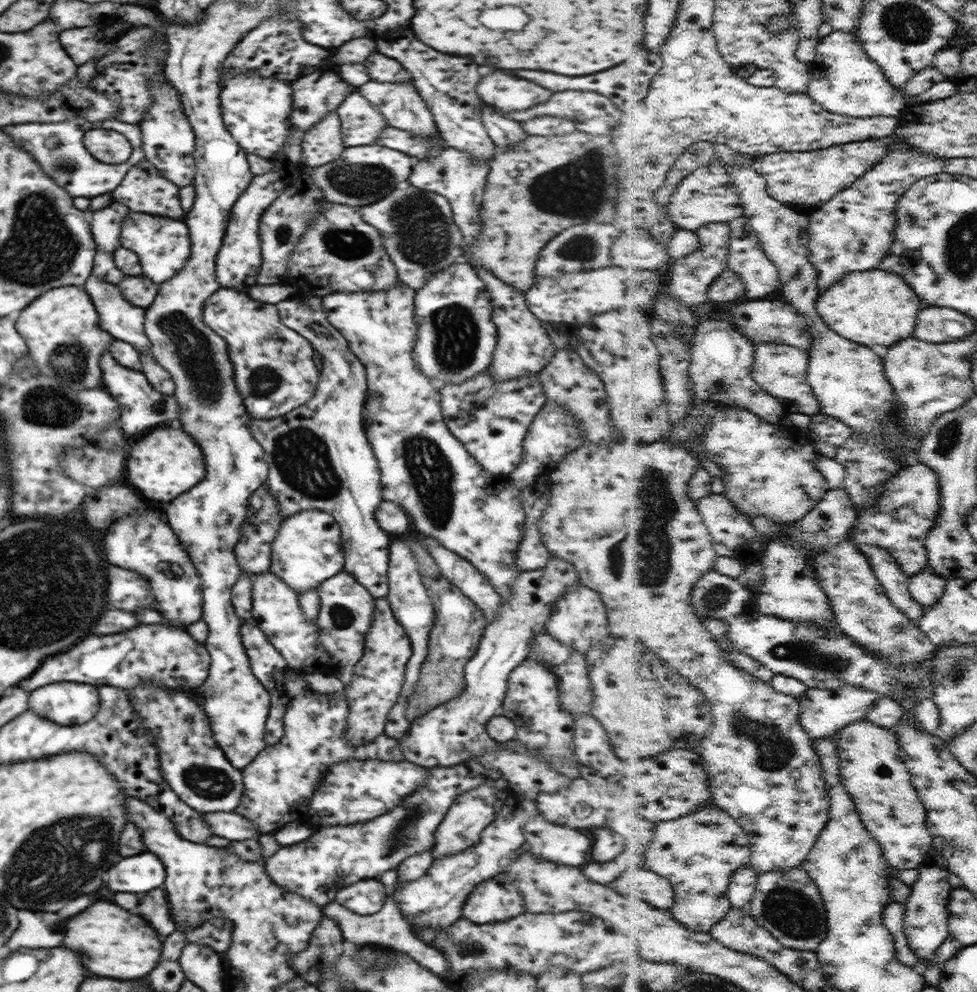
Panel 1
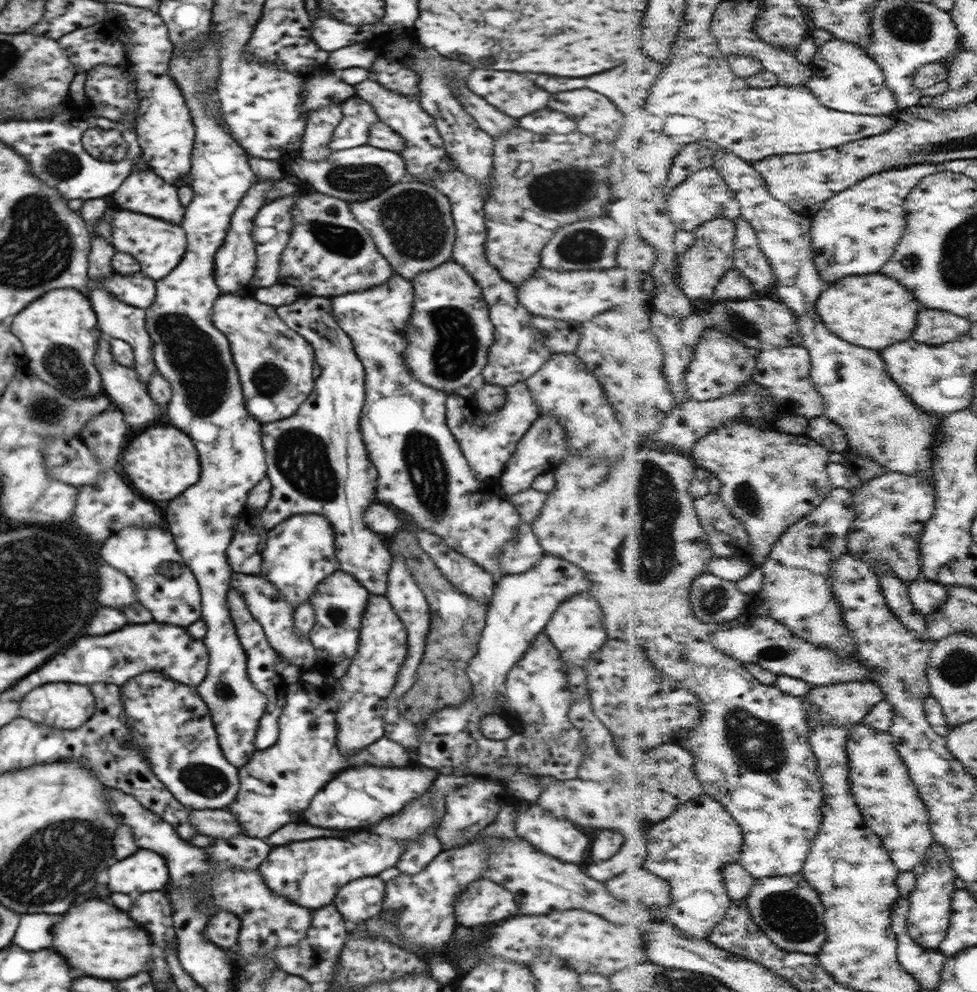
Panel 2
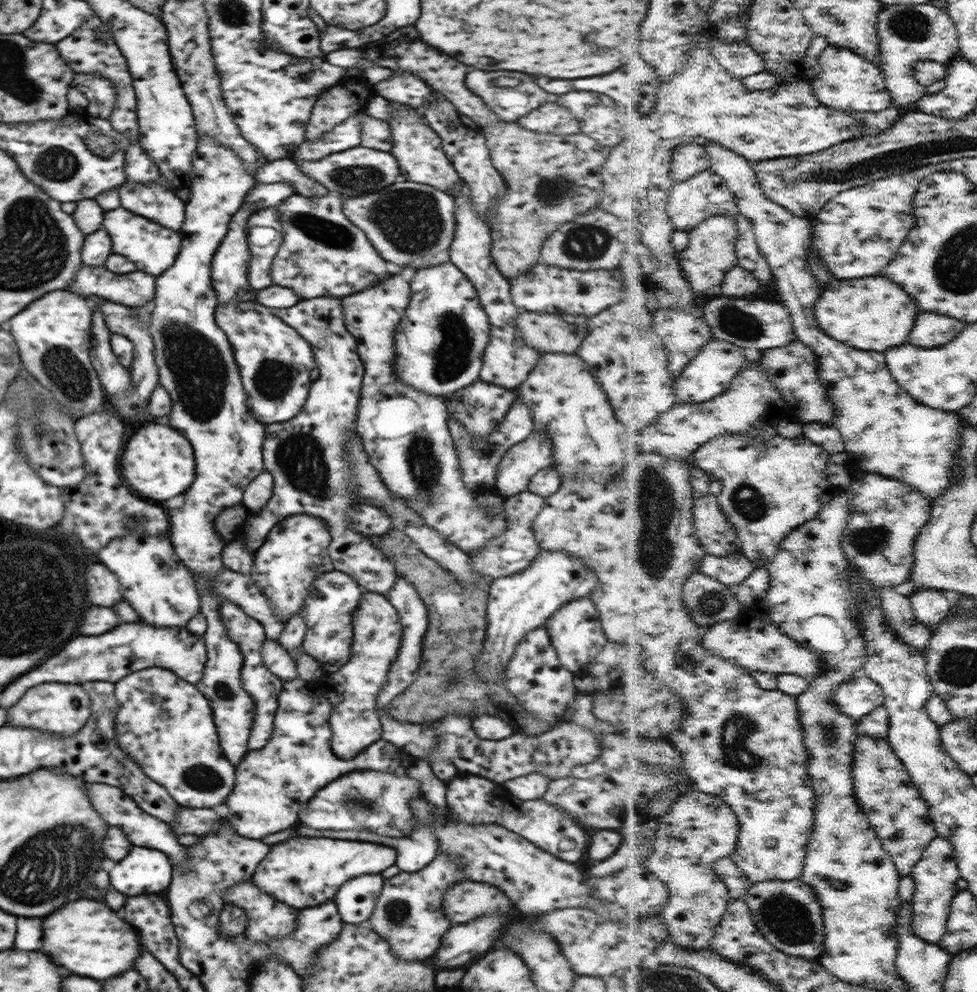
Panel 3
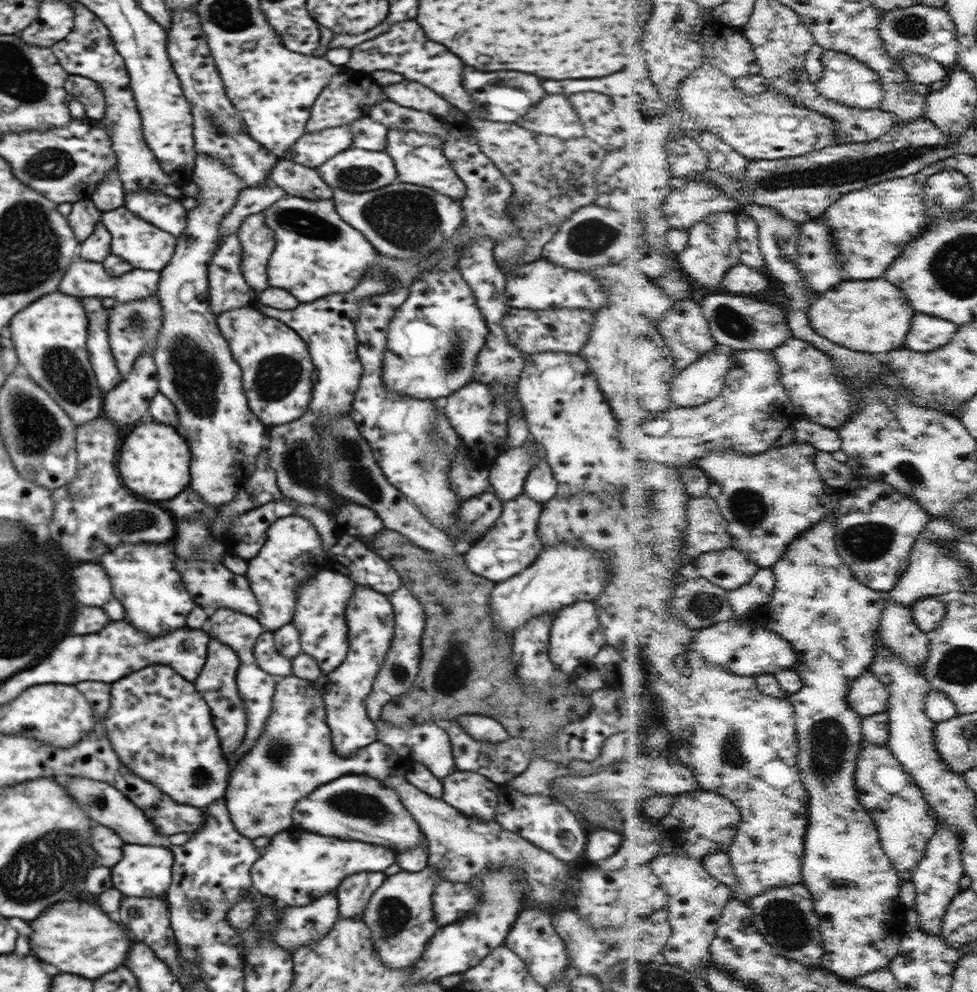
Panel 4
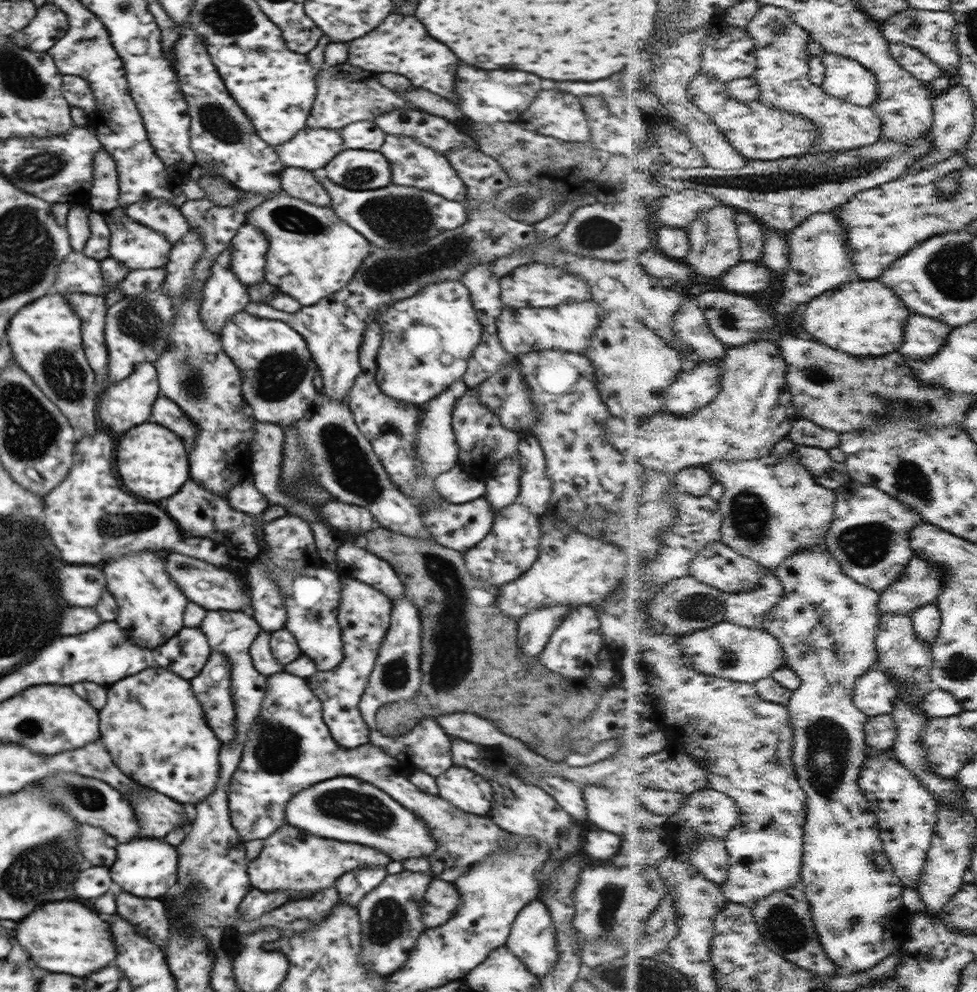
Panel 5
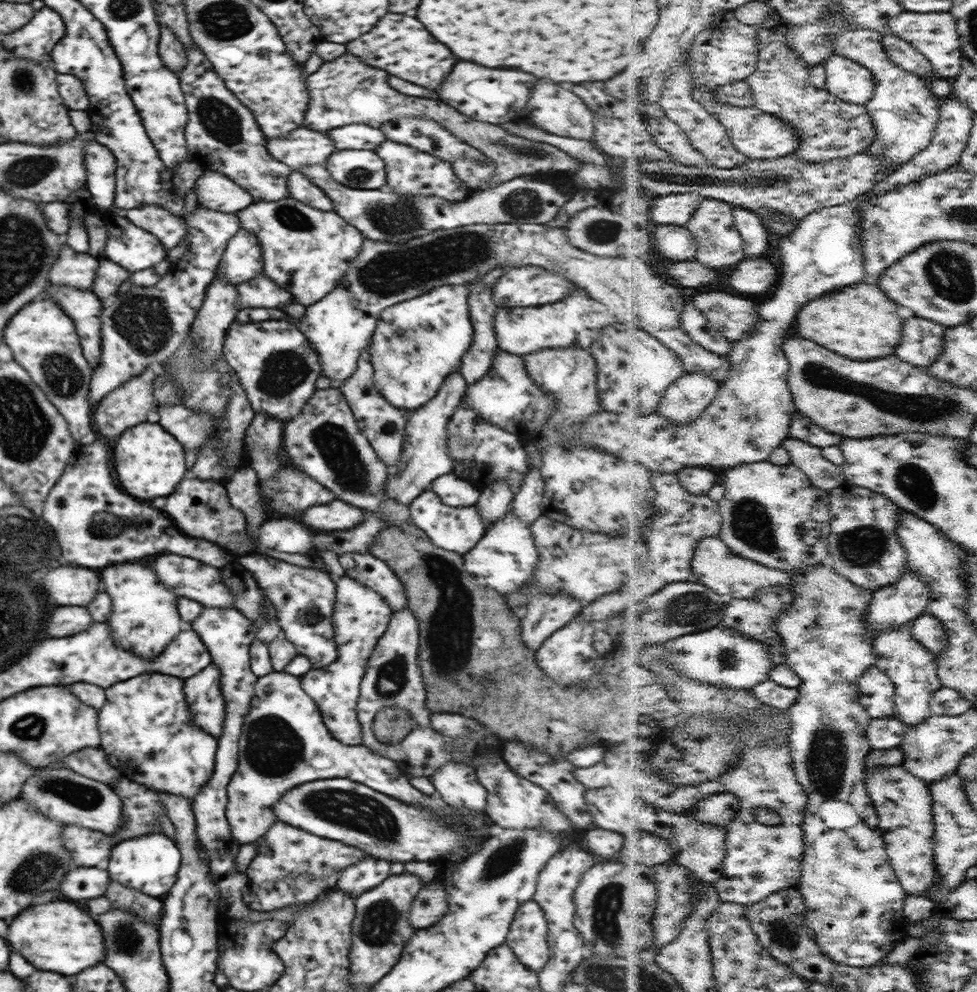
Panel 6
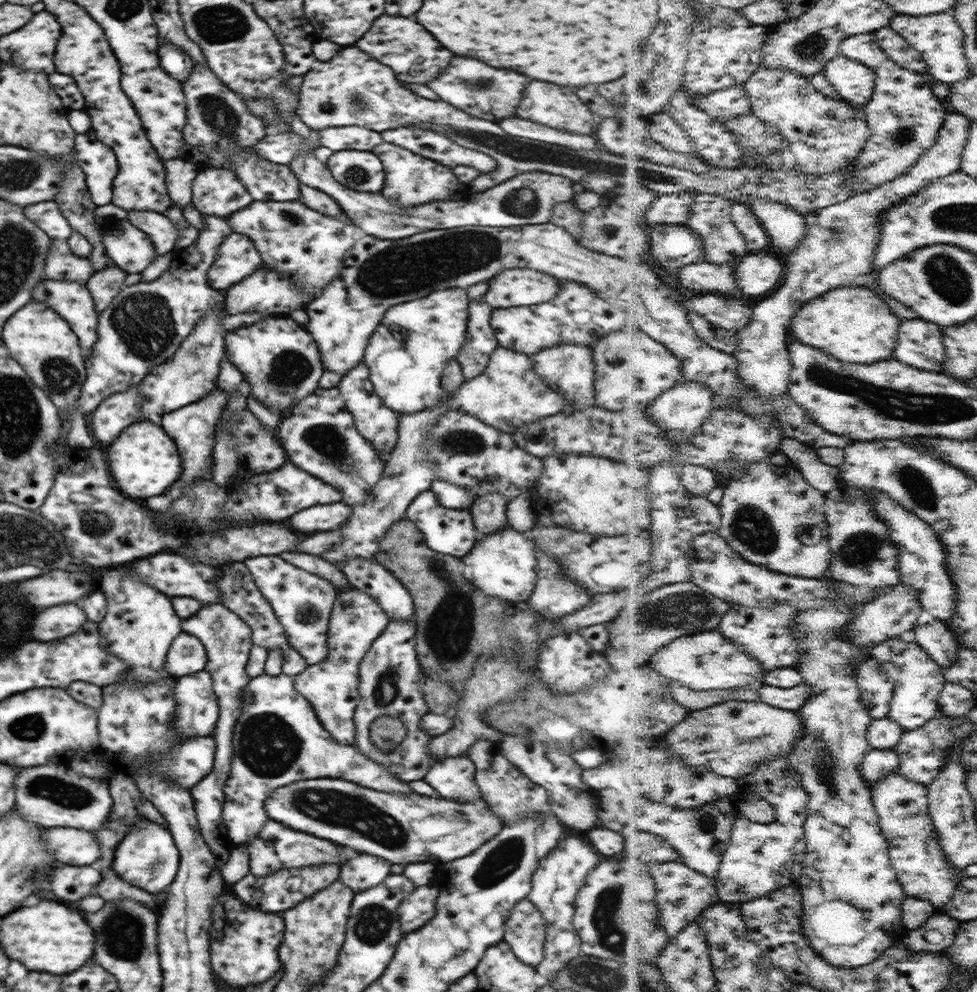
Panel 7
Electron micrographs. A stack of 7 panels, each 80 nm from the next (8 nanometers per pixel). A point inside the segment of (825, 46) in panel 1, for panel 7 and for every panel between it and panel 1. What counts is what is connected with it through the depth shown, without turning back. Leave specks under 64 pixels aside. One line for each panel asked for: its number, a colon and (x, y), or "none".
2: (846, 78)
3: (849, 82)
4: (852, 82)
5: (848, 79)
6: (848, 79)
7: (857, 82)

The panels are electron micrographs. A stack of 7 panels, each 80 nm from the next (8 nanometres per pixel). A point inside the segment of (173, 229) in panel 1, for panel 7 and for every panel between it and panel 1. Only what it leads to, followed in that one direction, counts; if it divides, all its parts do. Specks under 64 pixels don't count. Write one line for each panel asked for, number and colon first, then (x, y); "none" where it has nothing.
2: (158, 246)
3: (152, 248)
4: (142, 245)
5: (136, 246)
6: (134, 249)
7: (131, 249)

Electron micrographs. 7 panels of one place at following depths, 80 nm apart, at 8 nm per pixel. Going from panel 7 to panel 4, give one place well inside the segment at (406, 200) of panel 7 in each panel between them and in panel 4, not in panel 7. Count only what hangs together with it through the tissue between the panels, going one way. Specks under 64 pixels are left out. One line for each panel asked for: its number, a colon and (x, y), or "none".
4: (419, 159)
5: (411, 164)
6: (410, 172)

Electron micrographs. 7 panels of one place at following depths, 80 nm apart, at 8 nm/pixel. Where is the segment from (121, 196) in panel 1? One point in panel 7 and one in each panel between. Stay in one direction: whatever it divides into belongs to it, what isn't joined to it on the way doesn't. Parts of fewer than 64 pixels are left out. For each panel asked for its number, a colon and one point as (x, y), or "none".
2: (144, 192)
3: (158, 203)
4: (167, 213)
5: (155, 213)
6: (169, 228)
7: (163, 233)

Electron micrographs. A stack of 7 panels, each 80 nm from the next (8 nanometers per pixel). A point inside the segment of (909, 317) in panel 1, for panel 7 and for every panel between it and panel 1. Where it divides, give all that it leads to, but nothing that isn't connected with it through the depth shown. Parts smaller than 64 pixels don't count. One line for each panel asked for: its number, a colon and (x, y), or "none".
2: (875, 310)
3: (874, 313)
4: (874, 315)
5: (866, 319)
6: (861, 321)
7: (864, 330)

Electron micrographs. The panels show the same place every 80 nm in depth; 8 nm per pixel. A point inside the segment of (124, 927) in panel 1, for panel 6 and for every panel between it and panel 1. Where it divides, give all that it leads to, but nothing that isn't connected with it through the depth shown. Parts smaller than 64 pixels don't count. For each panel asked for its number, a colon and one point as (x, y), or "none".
2: (98, 939)
3: (86, 937)
4: (77, 937)
5: (66, 937)
6: (59, 937)

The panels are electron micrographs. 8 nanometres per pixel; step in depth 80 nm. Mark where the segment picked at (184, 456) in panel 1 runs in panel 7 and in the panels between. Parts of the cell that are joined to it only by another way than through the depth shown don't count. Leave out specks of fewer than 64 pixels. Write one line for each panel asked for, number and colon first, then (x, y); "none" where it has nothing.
2: (161, 462)
3: (157, 461)
4: (154, 460)
5: (151, 459)
6: (149, 462)
7: (143, 459)

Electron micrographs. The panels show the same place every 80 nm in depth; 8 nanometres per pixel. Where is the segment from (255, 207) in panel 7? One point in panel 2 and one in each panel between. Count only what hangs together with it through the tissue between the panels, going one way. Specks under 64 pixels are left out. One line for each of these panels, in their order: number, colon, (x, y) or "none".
2: (329, 253)
3: (323, 254)
4: (316, 253)
5: (312, 253)
6: (307, 251)

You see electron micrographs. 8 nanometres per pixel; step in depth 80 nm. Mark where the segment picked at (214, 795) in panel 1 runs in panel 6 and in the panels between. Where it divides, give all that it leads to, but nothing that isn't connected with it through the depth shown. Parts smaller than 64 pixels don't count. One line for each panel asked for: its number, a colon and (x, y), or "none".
2: (169, 722)
3: (163, 723)
4: (158, 723)
5: (152, 725)
6: (146, 731)

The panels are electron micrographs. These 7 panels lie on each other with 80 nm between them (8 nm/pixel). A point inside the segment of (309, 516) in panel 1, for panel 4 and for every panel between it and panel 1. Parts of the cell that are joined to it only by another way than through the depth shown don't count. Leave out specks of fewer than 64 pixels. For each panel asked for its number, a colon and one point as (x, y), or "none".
2: (299, 553)
3: (295, 552)
4: (292, 553)

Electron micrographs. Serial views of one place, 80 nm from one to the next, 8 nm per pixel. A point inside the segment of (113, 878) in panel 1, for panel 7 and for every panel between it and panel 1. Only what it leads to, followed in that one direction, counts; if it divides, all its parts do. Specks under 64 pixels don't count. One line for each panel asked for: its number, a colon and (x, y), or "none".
2: (144, 871)
3: (144, 871)
4: (146, 871)
5: (147, 867)
6: (150, 863)
7: (147, 856)

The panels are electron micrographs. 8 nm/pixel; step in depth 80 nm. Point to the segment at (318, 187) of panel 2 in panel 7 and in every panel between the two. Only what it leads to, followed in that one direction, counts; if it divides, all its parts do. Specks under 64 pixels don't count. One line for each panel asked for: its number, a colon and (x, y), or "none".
3: (358, 171)
4: (355, 170)
5: (355, 169)
6: (353, 168)
7: (362, 171)

